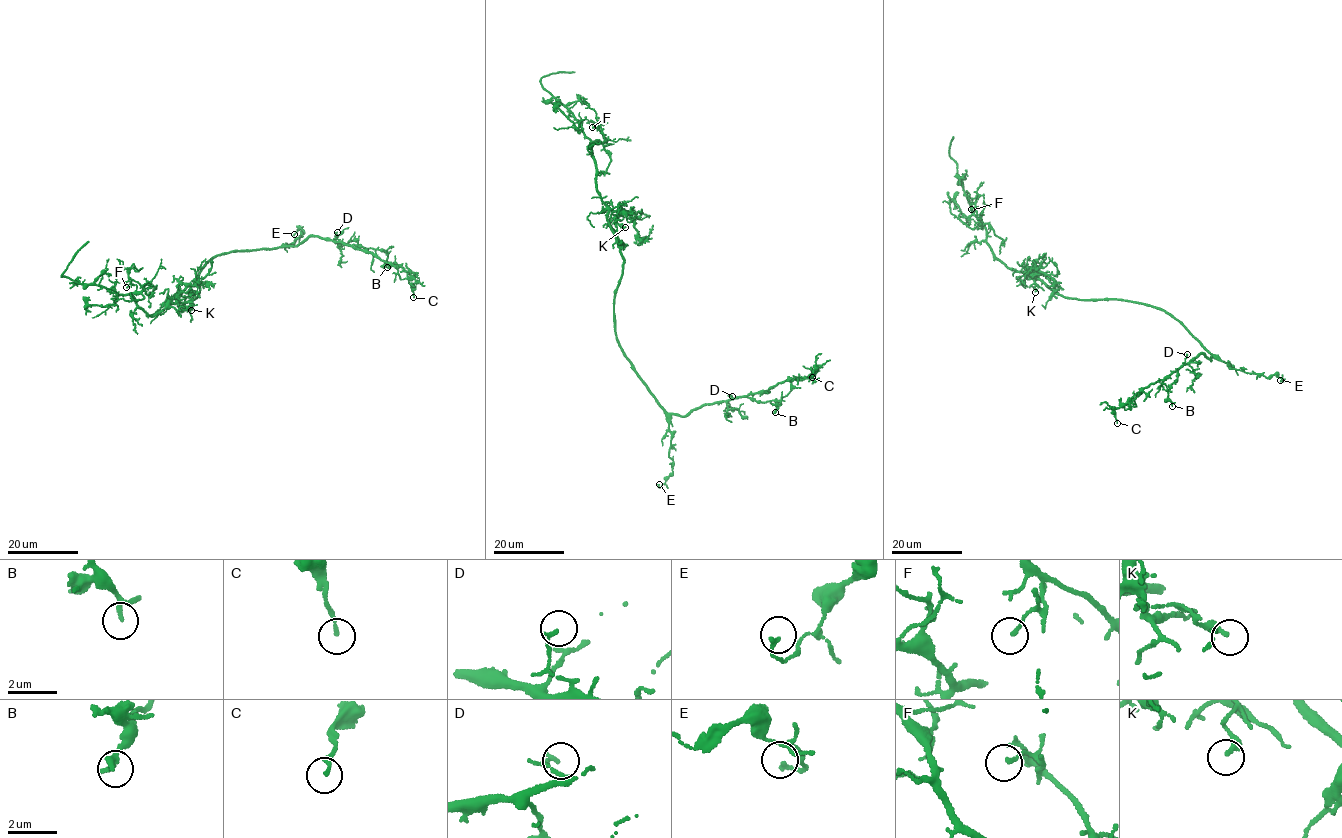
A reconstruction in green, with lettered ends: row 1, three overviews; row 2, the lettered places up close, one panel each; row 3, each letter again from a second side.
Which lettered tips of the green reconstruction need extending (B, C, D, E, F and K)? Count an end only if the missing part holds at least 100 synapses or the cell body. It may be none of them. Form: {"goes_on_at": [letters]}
{"goes_on_at": []}

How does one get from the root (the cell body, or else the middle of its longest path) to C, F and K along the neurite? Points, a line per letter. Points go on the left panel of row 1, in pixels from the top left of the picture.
C: (201, 271), (221, 253), (296, 246), (319, 236), (402, 266), (415, 281), (413, 297)
F: (201, 271), (196, 298), (170, 304), (152, 317), (132, 295), (143, 289), (141, 284), (132, 280), (126, 287)
K: (201, 271), (196, 298), (190, 302), (185, 297), (171, 298), (176, 295), (179, 305), (191, 310)

